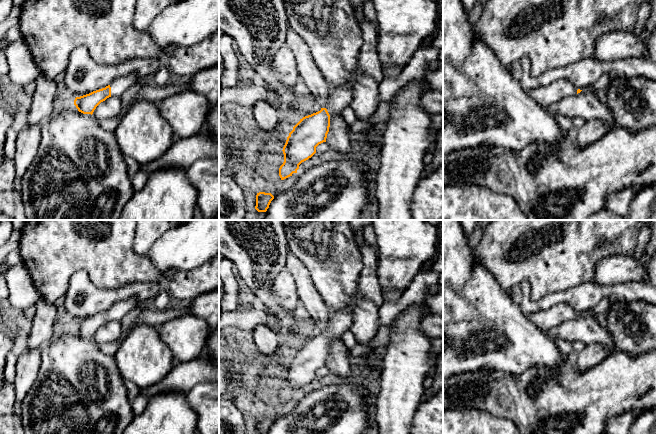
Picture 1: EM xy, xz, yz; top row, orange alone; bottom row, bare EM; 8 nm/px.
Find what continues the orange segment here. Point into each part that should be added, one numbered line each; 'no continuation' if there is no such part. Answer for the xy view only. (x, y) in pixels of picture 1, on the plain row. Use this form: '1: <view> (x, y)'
1: xy (119, 310)

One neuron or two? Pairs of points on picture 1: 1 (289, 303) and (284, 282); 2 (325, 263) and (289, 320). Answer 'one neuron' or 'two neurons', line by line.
1: one neuron
2: two neurons

